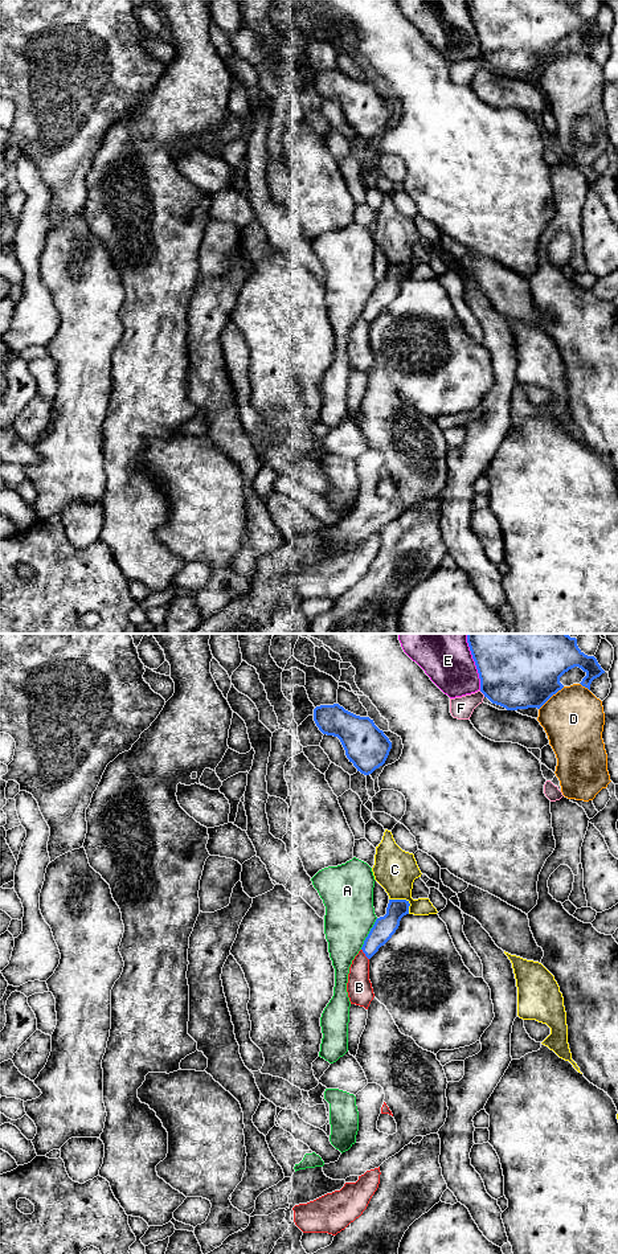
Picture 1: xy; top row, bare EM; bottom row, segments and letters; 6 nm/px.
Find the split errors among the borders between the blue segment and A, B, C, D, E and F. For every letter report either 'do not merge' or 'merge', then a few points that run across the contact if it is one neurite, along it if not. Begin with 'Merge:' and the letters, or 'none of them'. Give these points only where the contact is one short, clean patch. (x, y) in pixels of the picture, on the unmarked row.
Merge: none of them
A: do not merge | xy (377, 283), (360, 314)
B: do not merge | xy (361, 314), (368, 324)
C: do not merge | xy (389, 263), (404, 263), (409, 269), (409, 278)
D: do not merge
E: do not merge
F: do not merge

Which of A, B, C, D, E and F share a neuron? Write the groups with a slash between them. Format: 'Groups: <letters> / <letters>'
Groups: A / B / C / D / E / F

